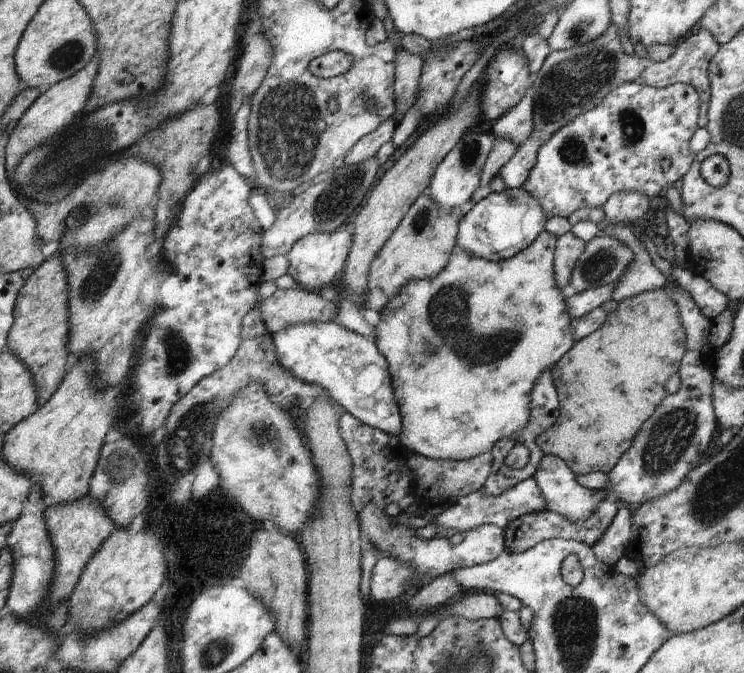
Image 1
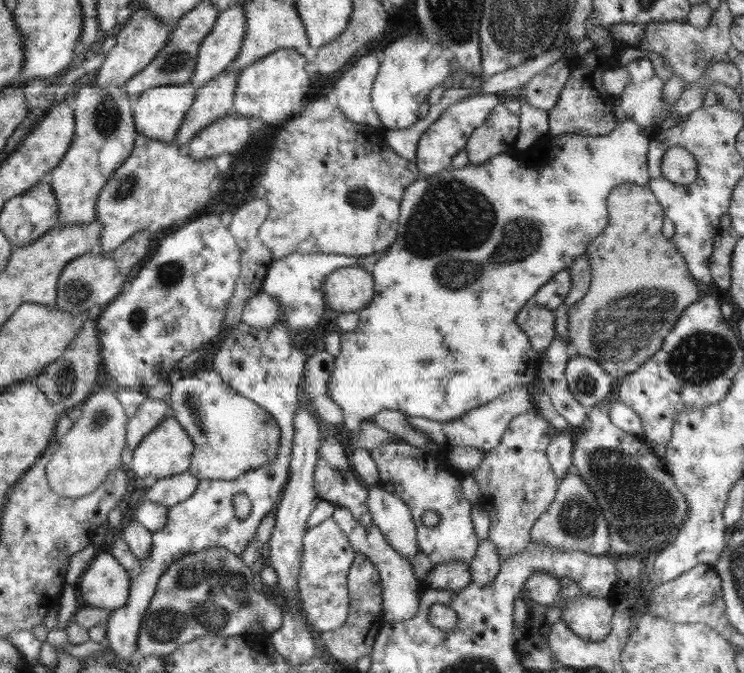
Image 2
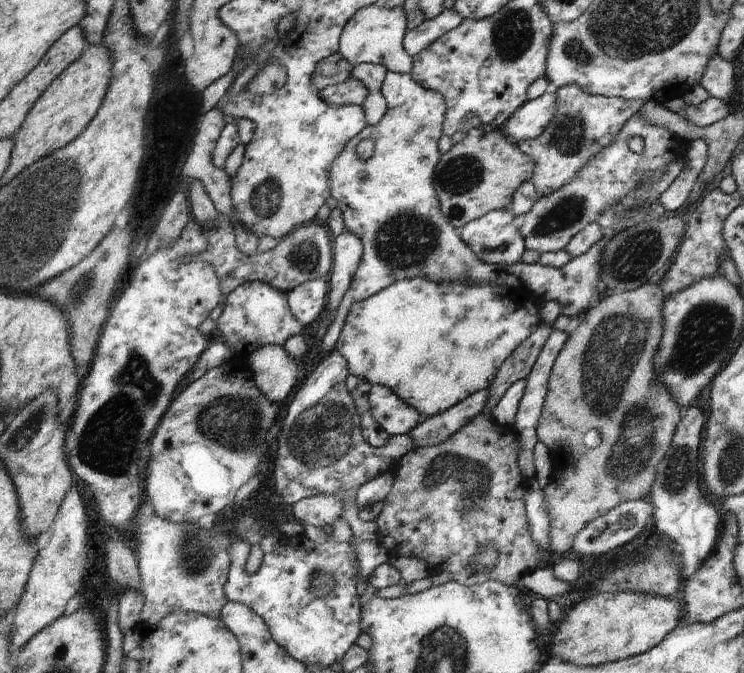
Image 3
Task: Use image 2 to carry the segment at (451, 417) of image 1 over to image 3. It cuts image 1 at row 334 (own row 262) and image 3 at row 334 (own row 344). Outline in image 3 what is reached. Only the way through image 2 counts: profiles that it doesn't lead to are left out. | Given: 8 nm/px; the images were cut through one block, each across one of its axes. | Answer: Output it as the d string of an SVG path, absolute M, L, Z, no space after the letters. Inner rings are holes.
M422 277L397 280L394 284L382 289L368 299L355 302L351 306L351 310L347 314L347 320L335 344L335 350L346 359L350 375L363 378L371 385L387 386L398 398L401 398L407 405L414 407L421 414L422 418L431 417L461 403L475 392L489 388L502 363L541 323L539 312L542 302L534 294L524 289L508 289L506 285L491 285L488 283L475 285L464 280L457 283L444 282L437 284L437 282L432 282Z

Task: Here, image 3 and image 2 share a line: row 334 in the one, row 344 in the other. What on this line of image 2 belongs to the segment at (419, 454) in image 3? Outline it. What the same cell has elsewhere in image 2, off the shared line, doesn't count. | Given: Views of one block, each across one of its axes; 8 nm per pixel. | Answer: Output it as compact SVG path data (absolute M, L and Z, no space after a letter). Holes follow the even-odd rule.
M534 302L522 307L515 320L528 336L530 346L540 354L556 336L554 328L555 313L549 308L536 306Z

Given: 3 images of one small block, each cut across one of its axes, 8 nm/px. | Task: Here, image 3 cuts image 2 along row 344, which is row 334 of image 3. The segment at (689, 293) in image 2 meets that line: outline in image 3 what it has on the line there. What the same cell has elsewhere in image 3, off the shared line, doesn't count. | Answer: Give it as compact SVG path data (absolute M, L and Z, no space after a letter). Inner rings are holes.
M659 276L653 281L648 282L637 289L631 291L622 291L621 293L604 293L601 301L594 307L588 308L585 312L584 320L576 328L568 340L564 343L558 358L555 360L548 384L545 403L542 407L542 412L537 426L537 439L548 447L551 454L551 460L555 464L555 471L552 474L552 480L546 489L543 490L544 502L549 514L551 527L549 530L551 536L550 550L565 554L573 546L575 536L589 522L592 522L596 517L605 515L619 504L635 501L638 499L646 499L651 493L655 481L657 464L666 456L670 443L672 442L678 422L680 422L682 413L680 412L678 403L673 399L671 393L663 384L658 384L657 374L654 372L653 356L660 344L662 338L662 303L665 299L665 294L657 283ZM590 430L598 430L600 432L600 444L595 448L586 447L582 438L586 436L586 432Z

